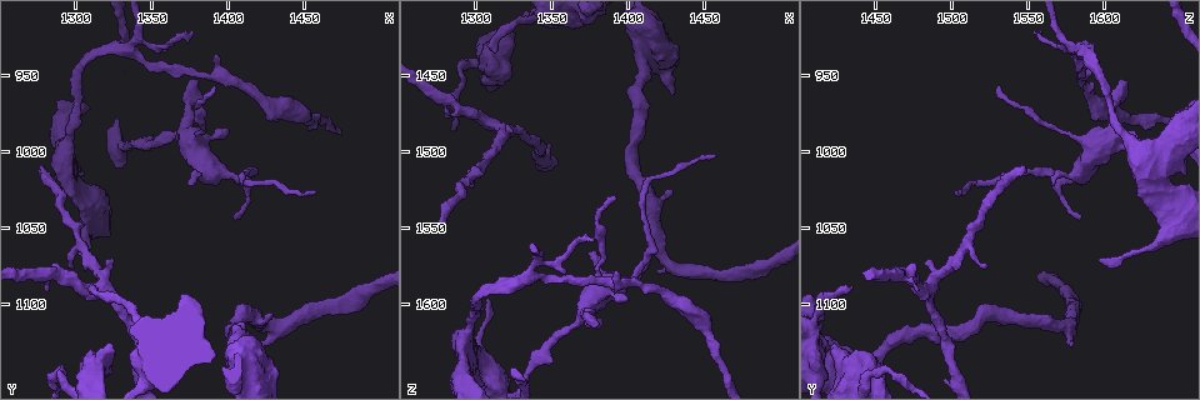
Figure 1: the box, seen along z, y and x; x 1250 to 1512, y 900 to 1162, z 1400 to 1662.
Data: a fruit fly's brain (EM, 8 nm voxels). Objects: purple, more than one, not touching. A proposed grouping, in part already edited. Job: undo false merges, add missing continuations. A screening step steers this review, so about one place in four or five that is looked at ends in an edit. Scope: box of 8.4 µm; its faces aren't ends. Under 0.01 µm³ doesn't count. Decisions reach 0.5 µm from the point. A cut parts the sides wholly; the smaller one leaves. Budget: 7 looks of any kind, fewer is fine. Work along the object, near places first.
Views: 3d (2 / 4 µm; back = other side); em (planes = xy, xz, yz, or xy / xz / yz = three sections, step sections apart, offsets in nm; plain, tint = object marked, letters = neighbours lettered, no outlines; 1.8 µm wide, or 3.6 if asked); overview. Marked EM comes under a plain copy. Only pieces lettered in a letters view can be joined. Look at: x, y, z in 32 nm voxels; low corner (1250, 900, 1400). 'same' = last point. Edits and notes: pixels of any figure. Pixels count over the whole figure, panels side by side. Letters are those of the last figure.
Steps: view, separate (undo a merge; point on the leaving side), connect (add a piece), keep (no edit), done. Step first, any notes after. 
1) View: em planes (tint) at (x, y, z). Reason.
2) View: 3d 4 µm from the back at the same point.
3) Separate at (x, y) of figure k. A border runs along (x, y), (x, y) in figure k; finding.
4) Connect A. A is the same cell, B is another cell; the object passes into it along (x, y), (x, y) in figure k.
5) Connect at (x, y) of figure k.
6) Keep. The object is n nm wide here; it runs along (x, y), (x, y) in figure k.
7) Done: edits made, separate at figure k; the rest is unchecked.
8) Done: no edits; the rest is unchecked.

View: em planes (letters) at (1376, 1024, 1566). Branch stops here.

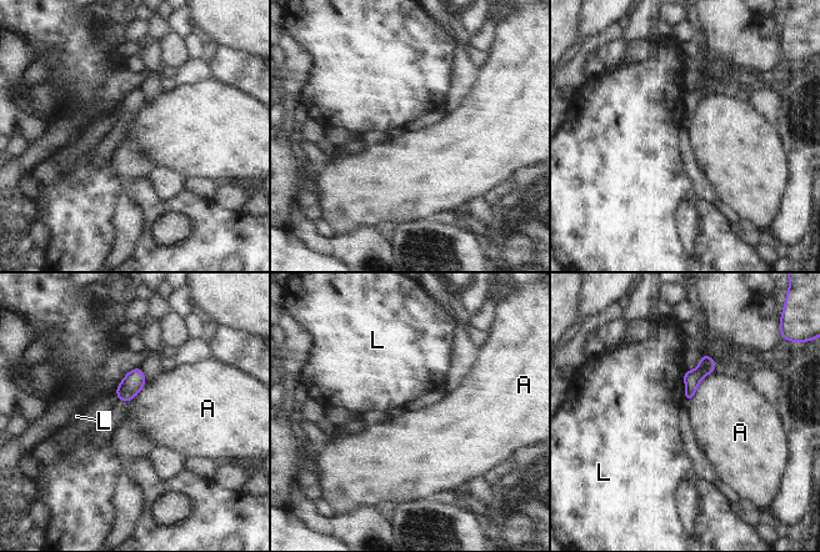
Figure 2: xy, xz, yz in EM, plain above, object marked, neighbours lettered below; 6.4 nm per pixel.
Keep. A and L are other cells; a border runs along (713, 372), (700, 381), (688, 402) in figure 2; none of them fits.

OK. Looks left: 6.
View: 3d 4 µm at (1274, 1012, 1550). An open end.

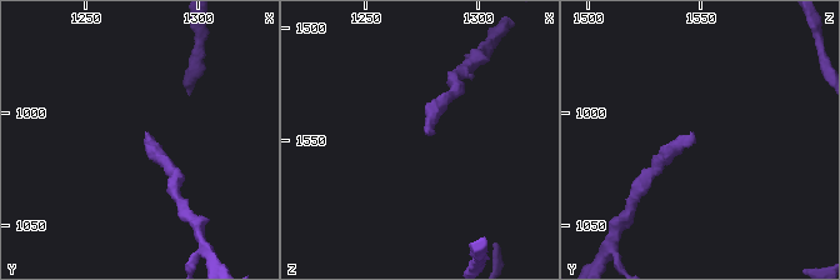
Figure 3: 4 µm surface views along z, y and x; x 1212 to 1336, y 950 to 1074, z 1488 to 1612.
View: em planes (letters) at (1276, 1012, 1547). Shape alone is not enough.

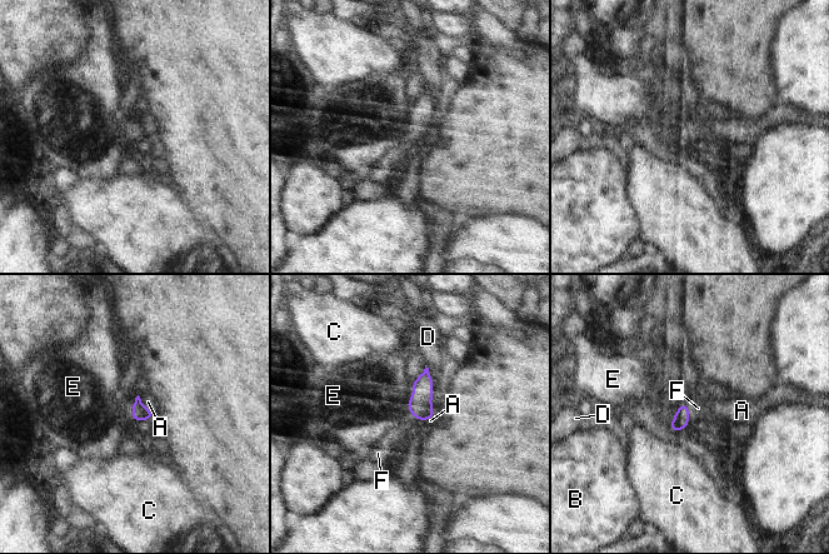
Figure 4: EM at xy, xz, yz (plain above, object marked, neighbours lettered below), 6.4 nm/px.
Connect F. The object is 100 nm wide here; F is the same cell, A, B, C, D and E are other cells; the object passes into it along (682, 415), (688, 414), (698, 408) in figure 4; it goes on there.

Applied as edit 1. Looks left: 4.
View: em planes (letters) at (1420, 1128, 1578). An open end.

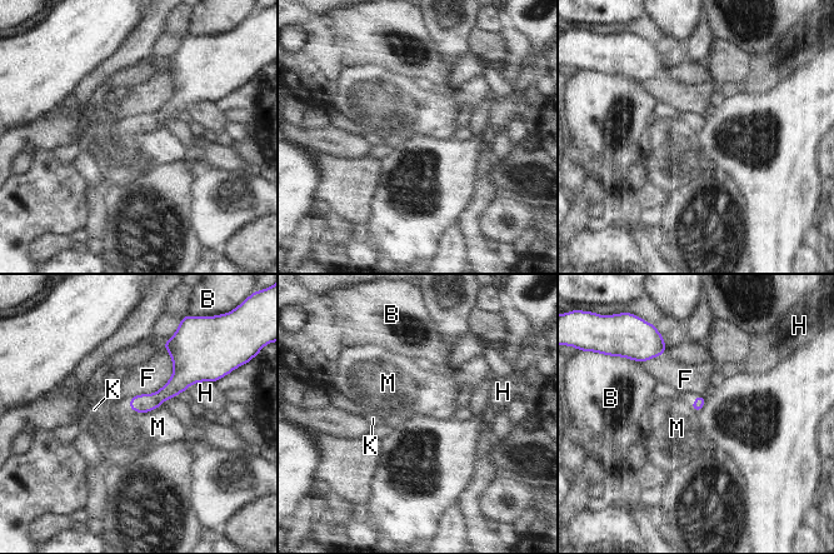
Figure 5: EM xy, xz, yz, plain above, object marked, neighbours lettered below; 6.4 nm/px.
Connect K. The longest contact is with F, 420 nm; K is the same cell, B, F, H and M are other cells; the object passes into it along (144, 403), (130, 407), (94, 409) in figure 5; the neuron continues.

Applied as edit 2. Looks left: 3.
Done: edits made, connect at figure 4, connect at figure 5; the rest is unchecked.

